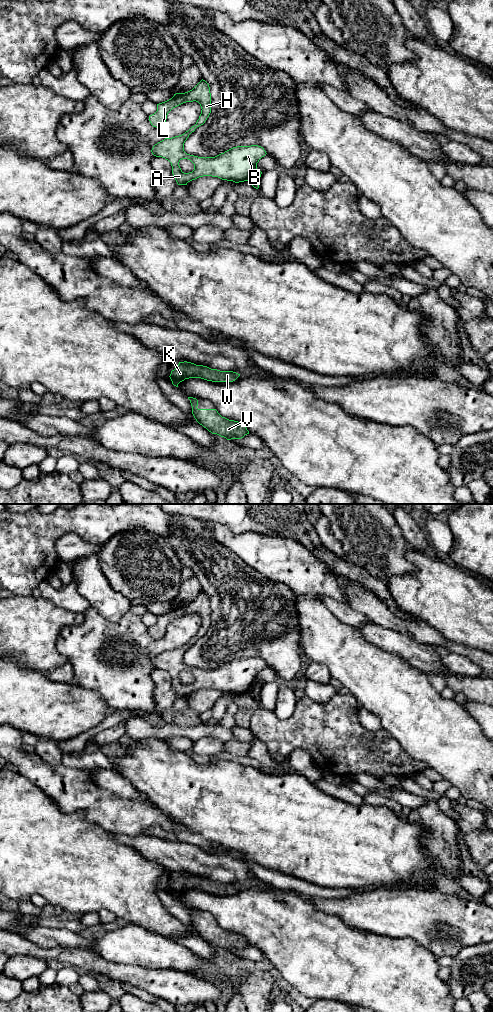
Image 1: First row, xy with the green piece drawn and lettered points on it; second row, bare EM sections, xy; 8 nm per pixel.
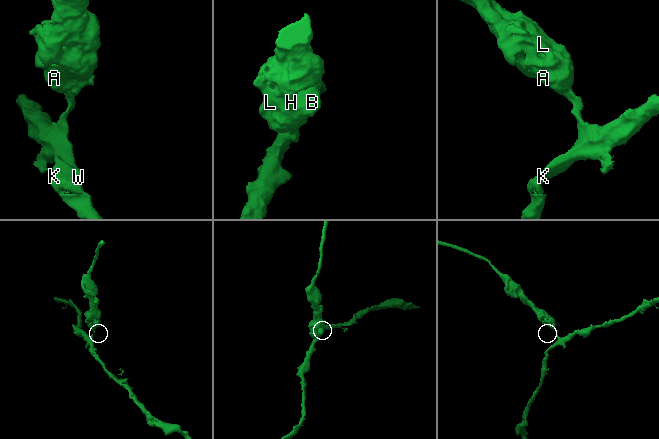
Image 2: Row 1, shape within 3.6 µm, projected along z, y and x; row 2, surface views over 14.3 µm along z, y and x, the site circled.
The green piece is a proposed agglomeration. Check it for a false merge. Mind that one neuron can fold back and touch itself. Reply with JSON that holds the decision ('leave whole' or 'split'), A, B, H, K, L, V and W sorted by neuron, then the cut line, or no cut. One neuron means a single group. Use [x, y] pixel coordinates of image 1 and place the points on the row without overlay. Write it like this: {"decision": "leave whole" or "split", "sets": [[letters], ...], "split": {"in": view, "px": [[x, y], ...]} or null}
{"decision": "split", "sets": [["A", "B", "H", "L"], ["K", "V", "W"]], "split": {"in": "xy", "px": [[256, 679], [246, 692]]}}

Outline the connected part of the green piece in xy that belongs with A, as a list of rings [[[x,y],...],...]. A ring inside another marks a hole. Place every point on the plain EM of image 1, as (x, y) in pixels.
[[[201,592],[192,602],[185,605],[176,605],[162,615],[157,616],[157,623],[149,628],[153,639],[162,639],[168,625],[175,619],[196,613],[201,618],[201,626],[196,636],[184,646],[164,652],[155,656],[151,662],[156,669],[168,672],[172,678],[172,686],[178,697],[187,697],[188,694],[203,688],[218,689],[222,692],[235,695],[247,693],[257,675],[267,665],[258,657],[237,658],[215,669],[198,669],[184,663],[184,655],[195,641],[205,635],[211,625],[211,605],[209,596]],[[188,671],[194,676],[194,682],[184,685],[179,674]]]

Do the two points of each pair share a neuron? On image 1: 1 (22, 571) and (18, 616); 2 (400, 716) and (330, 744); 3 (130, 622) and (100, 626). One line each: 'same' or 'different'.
1: different
2: different
3: same

